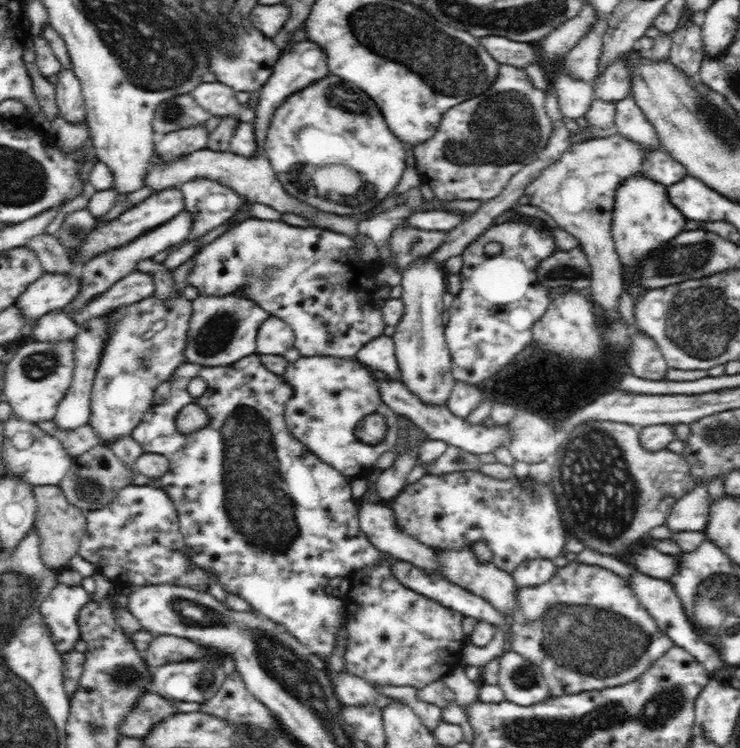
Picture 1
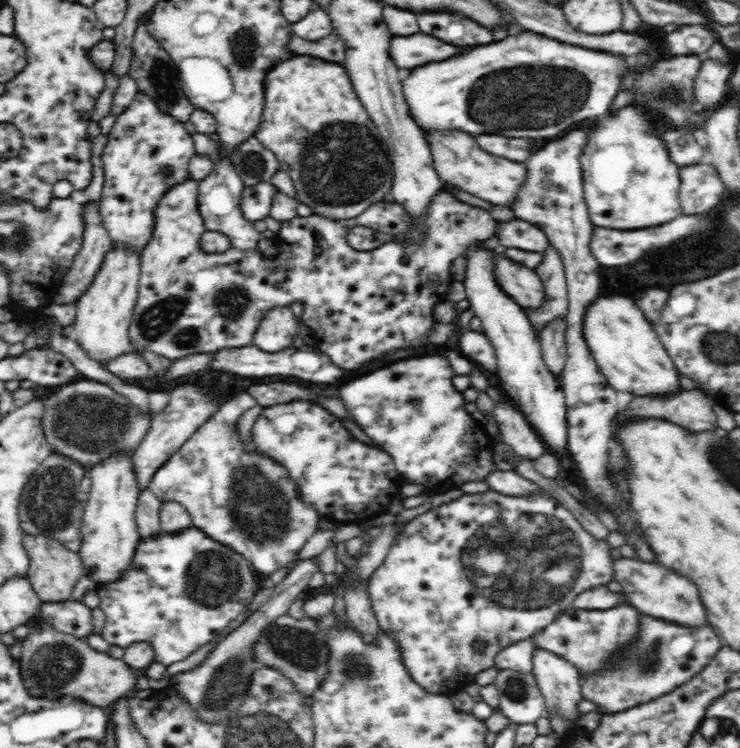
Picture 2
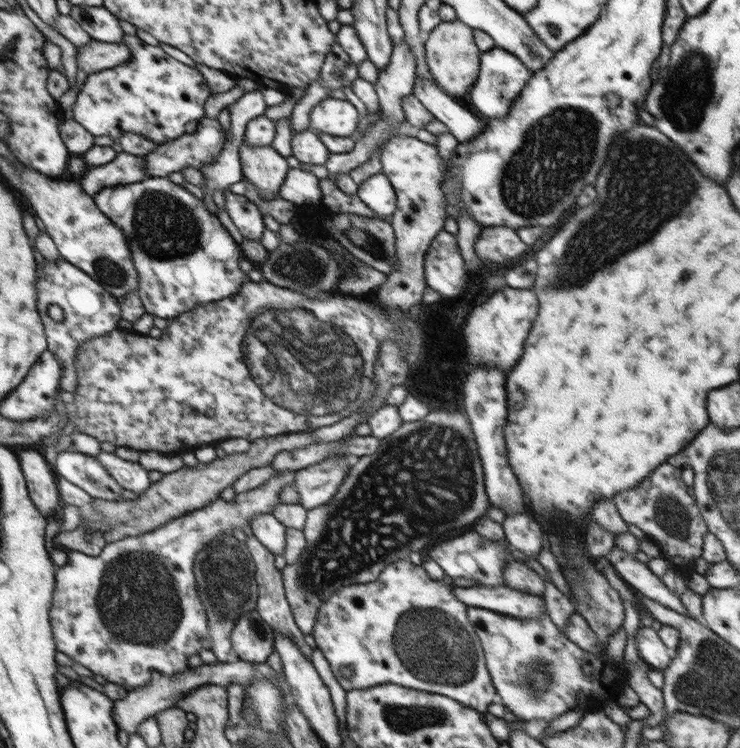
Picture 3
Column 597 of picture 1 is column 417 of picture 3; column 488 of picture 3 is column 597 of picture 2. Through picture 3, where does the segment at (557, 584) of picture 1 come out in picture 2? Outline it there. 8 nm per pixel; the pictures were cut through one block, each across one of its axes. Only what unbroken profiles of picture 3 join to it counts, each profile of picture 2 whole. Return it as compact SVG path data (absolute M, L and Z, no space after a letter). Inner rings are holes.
M640 613L638 634L625 650L616 654L602 670L588 676L578 670L582 698L591 700L608 714L650 702L686 685L722 646L720 636L710 625L684 627Z

